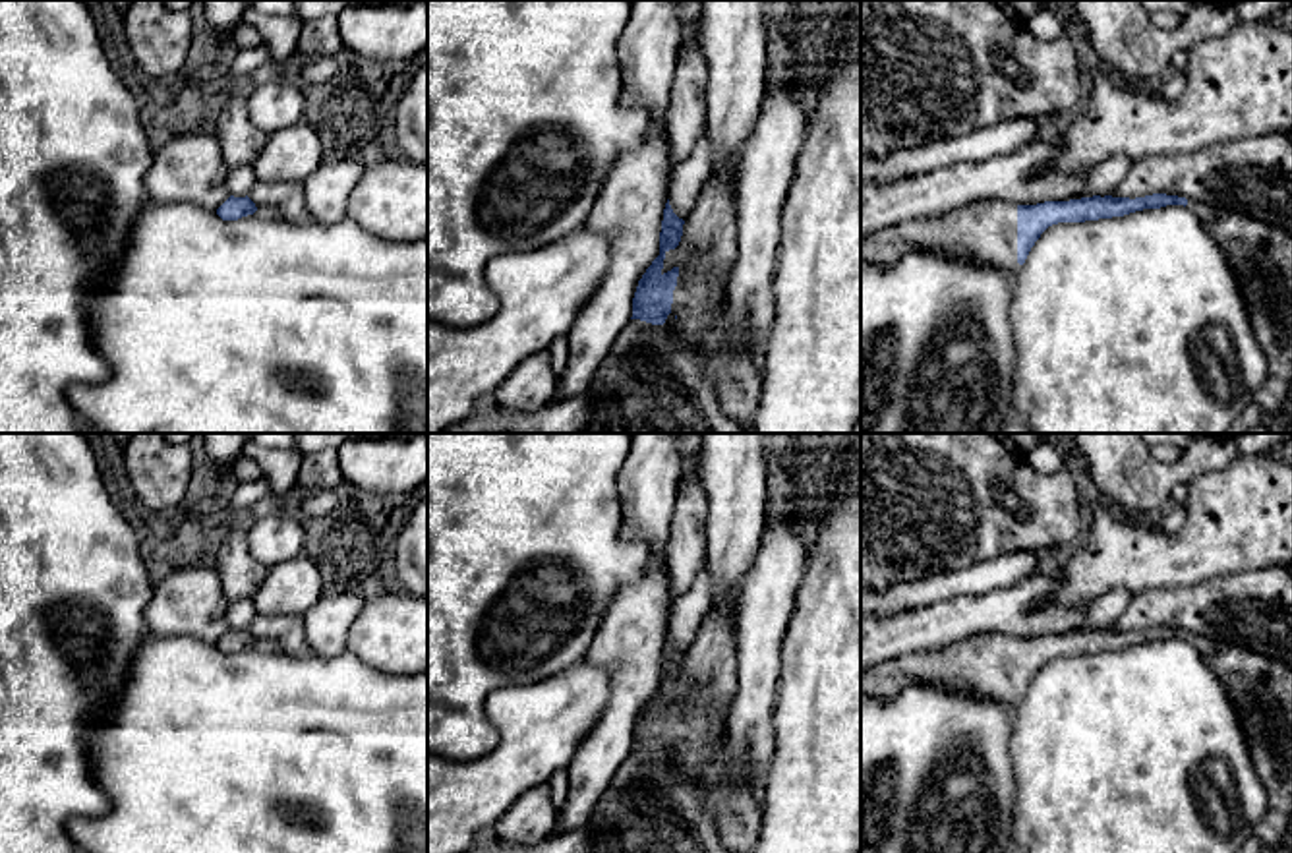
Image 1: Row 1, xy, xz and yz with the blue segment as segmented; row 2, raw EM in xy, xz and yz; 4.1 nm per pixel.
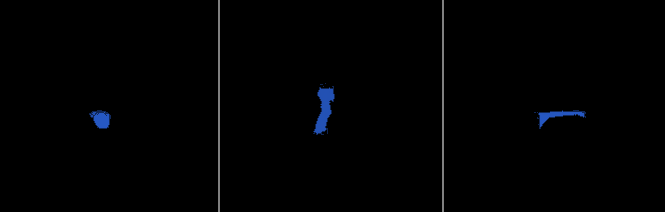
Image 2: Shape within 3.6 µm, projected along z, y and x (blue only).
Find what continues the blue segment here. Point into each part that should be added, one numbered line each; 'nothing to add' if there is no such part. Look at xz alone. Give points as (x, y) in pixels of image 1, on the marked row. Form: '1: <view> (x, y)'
1: xz (726, 358)

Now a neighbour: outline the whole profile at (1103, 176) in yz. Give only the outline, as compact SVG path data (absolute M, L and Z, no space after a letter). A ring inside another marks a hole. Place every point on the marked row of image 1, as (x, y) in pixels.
M1112 155L1089 168L1085 184L1097 195L1110 193L1126 178L1131 164L1130 157Z

